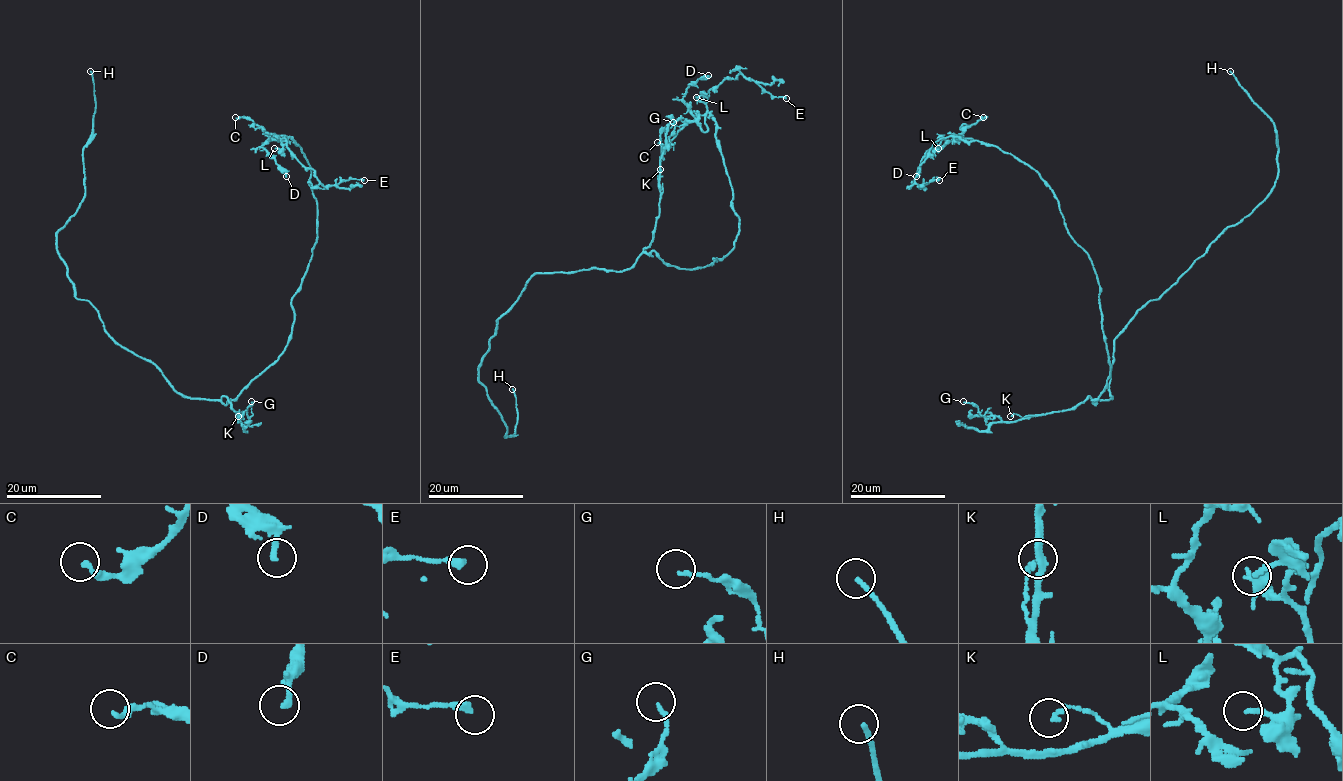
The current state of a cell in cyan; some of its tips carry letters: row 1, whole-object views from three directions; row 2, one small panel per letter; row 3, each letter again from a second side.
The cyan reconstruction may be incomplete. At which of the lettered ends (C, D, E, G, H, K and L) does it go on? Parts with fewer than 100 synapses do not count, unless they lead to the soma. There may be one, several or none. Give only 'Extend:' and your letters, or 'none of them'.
Extend: H

